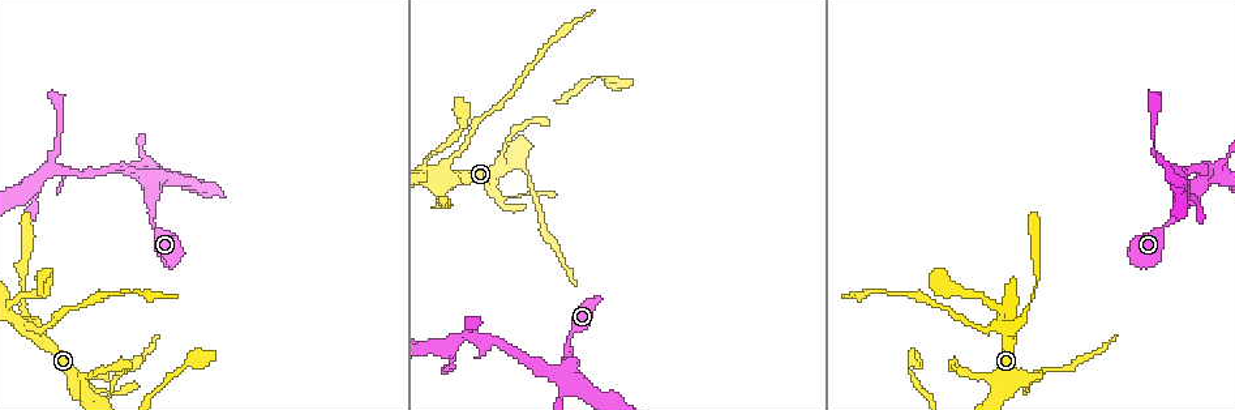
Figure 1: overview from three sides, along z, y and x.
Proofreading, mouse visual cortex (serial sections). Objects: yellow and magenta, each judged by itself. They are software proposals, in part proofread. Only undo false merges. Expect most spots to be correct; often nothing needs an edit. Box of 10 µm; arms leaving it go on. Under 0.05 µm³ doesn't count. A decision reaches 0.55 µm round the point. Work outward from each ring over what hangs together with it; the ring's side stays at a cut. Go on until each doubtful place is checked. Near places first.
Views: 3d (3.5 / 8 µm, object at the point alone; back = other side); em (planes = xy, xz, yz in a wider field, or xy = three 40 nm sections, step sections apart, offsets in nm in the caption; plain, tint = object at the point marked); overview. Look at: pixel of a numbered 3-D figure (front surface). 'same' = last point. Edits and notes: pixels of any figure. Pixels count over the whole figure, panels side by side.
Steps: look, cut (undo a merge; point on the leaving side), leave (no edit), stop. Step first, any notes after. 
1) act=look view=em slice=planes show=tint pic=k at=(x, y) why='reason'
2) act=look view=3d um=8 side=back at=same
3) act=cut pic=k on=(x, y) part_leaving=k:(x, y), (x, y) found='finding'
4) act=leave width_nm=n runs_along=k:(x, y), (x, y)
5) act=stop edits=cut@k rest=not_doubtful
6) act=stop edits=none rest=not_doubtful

act=look view=3d um=3.5 pic=1 at=(1008, 330) why='looks like a crossing'

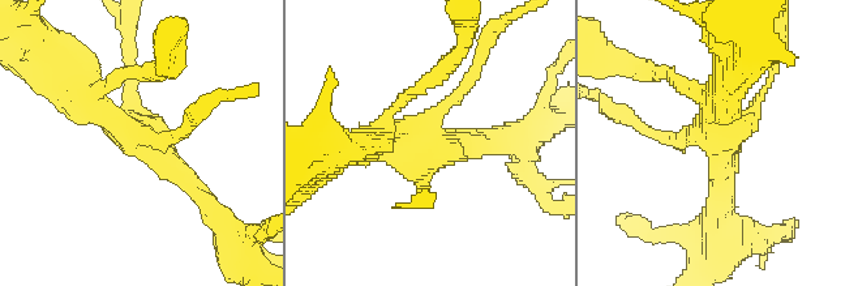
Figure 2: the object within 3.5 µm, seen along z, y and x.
act=look view=em slice=xy step=3 show=plain pic=2 at=(430, 136) why='need the tissue'

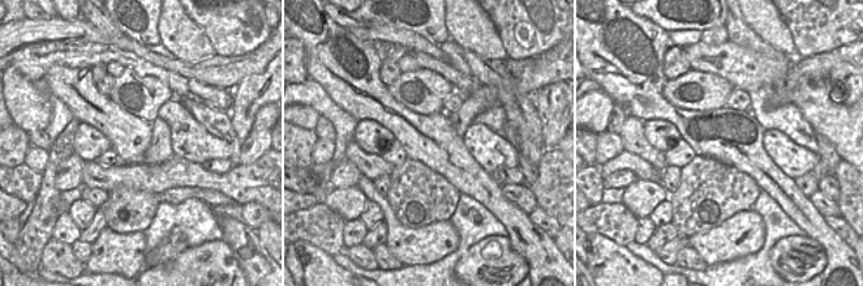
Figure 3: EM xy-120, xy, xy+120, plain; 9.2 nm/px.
act=look view=em slice=xy step=3 show=tint at=same why='where the object lies'

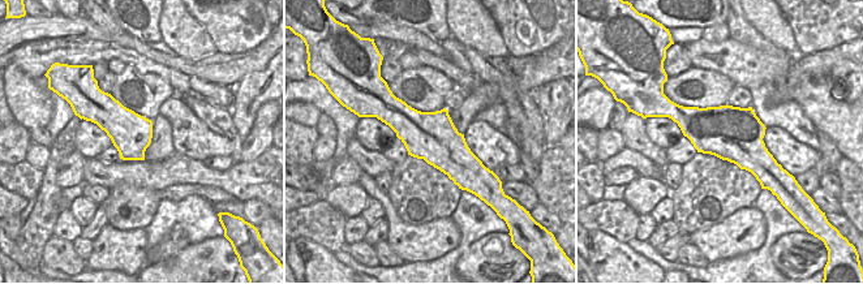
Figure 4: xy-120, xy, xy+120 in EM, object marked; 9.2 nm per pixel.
act=leave width_nm=460 runs_along=2:(204, 197), (91, 97), (107, 85) found='one cell here'

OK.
act=look view=3d um=3.5 pic=1 at=(561, 374) why='four or more arms meet'

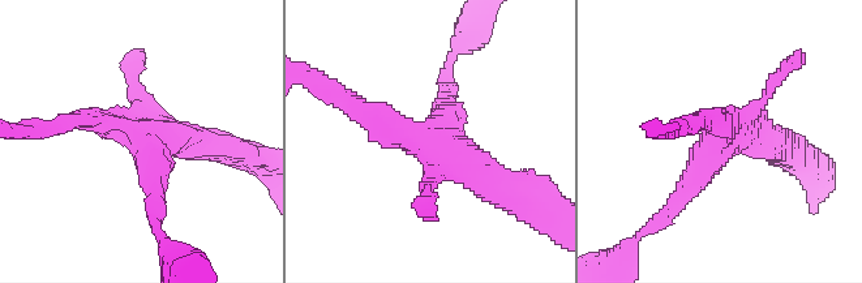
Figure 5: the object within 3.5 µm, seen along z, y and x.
act=look view=em slice=xy step=5 show=tint pic=5 at=(142, 137) arms=4 arm_widths_nm=150,200,300,400 why='shape alone is not enough'

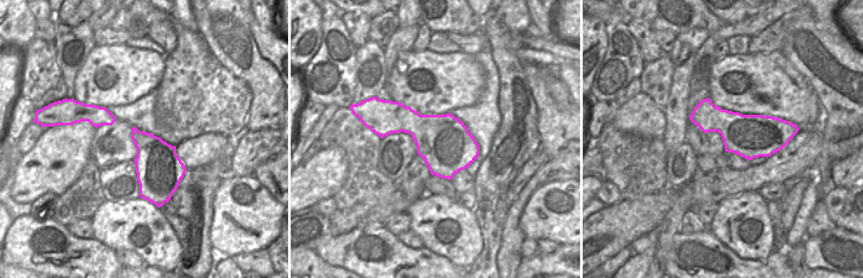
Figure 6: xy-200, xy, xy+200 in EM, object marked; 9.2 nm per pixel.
act=leave runs_along=5:(157, 208), (141, 138), (68, 123) found='one cell here'

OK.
act=look view=3d um=3.5 pic=1 at=(472, 332) why='three arms meet'

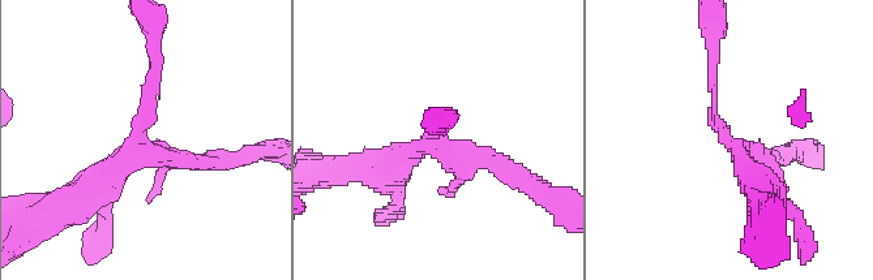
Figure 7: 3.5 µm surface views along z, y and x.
act=look view=em slice=xy step=1 show=tint pic=7 at=(434, 146)

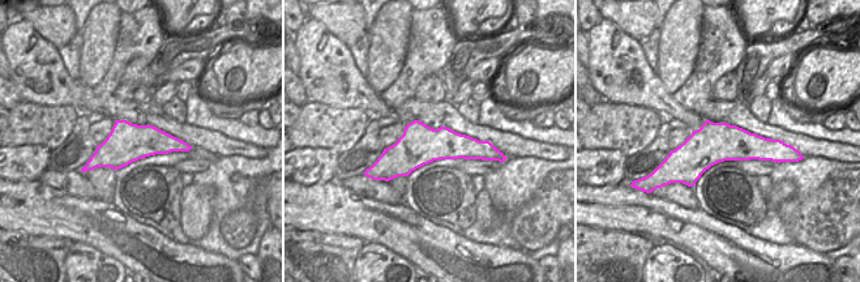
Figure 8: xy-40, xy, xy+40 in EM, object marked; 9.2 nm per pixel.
act=leave runs_along=8:(778, 153), (704, 148), (668, 162) found='continuous, no second cell'

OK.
act=stop edits=none rest=not_doubtful

